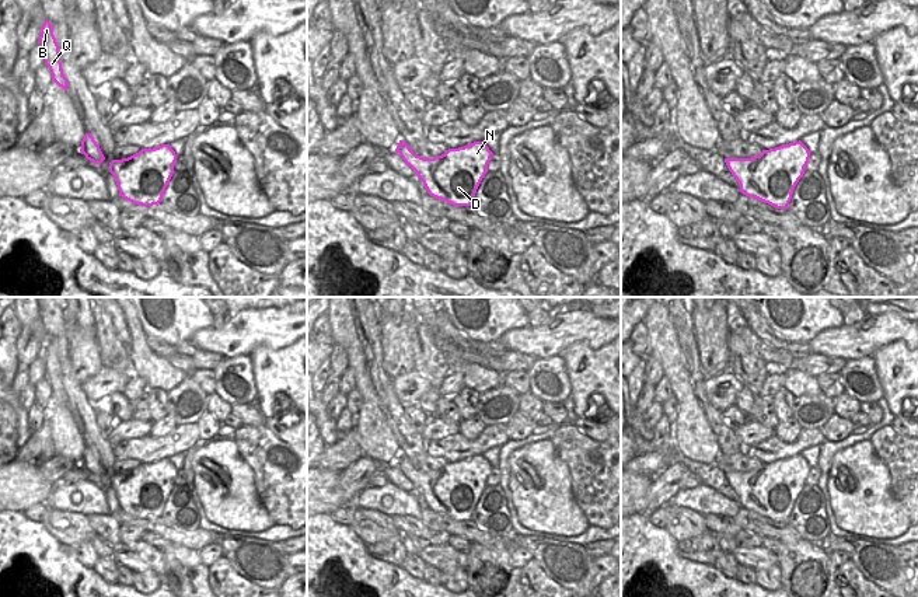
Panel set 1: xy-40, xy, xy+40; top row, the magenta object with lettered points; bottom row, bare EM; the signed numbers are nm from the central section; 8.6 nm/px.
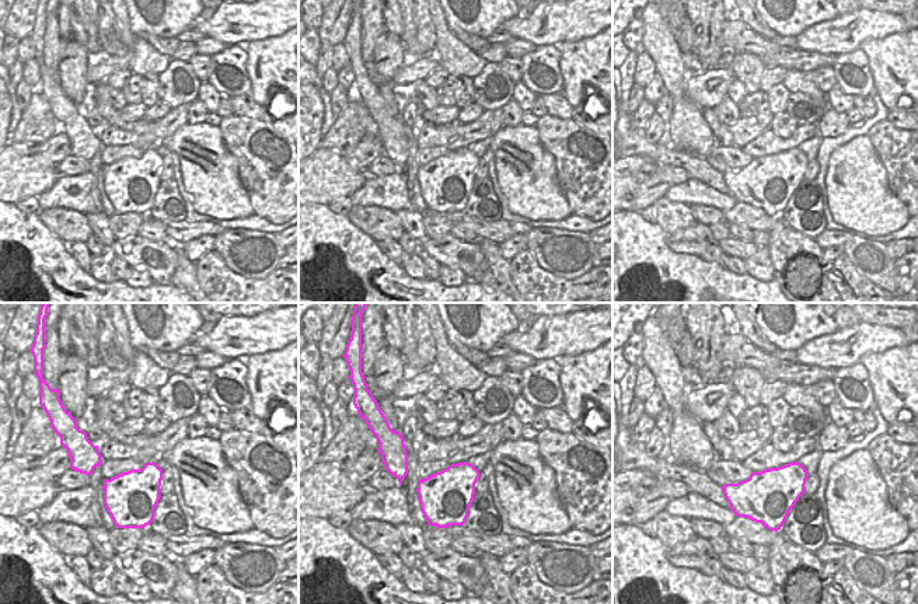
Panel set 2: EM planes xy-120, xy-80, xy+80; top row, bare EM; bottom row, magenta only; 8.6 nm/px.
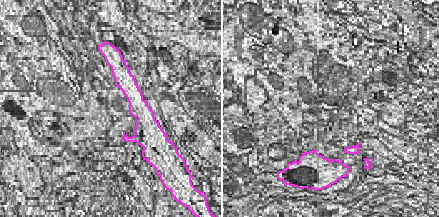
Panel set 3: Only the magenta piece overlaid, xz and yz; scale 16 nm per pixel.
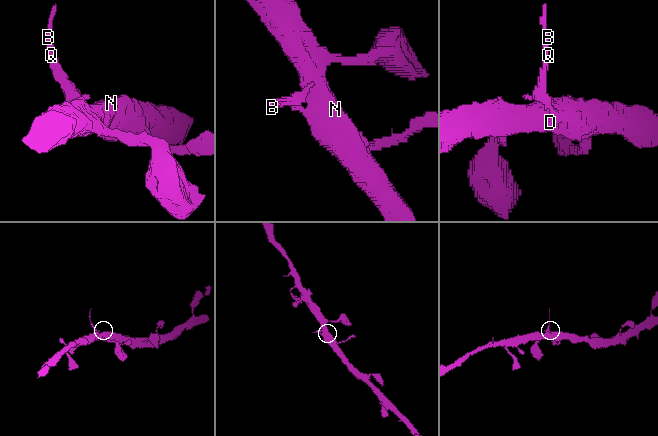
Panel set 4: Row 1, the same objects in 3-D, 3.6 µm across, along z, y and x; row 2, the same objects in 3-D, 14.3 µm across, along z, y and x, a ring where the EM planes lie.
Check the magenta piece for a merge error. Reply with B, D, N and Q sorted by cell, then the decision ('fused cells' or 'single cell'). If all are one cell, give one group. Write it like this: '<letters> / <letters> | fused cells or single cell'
B D N Q | single cell

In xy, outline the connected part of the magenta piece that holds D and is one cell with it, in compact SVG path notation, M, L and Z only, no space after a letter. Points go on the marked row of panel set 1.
M402 140L395 151L416 172L430 196L453 206L472 206L472 199L493 156L482 142L448 149L433 158L416 156Z

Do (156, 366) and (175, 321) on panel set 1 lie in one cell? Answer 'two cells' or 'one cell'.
two cells

